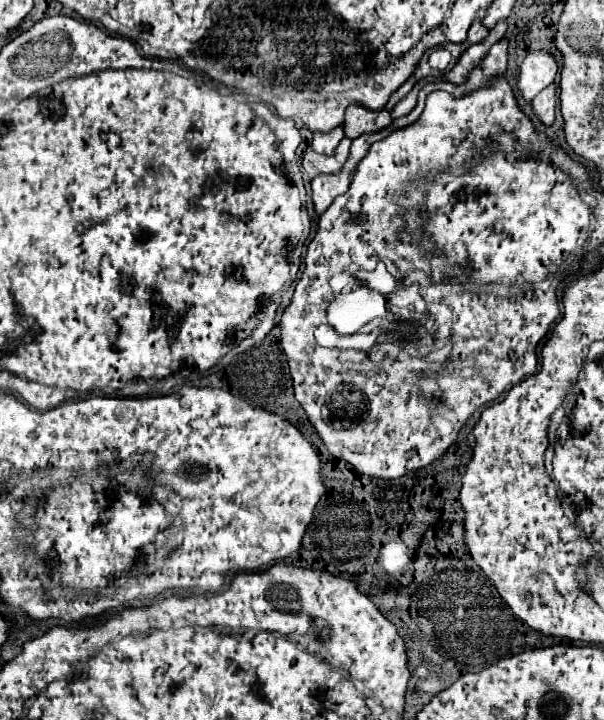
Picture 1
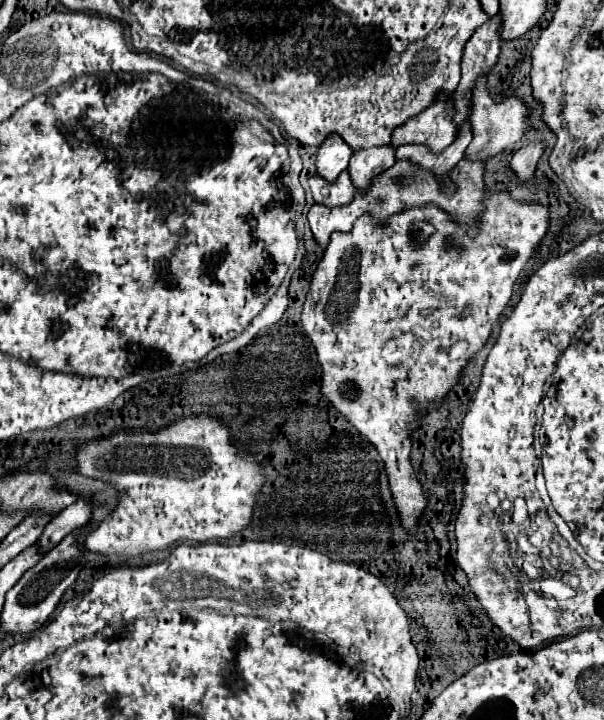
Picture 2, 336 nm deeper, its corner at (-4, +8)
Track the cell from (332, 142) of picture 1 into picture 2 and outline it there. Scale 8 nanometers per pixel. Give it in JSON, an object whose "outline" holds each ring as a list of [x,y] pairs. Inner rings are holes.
{"outline":[[[331,134],[317,150],[317,176],[325,178],[327,182],[337,180],[337,176],[349,166],[353,150],[345,144],[345,140],[337,134]]]}

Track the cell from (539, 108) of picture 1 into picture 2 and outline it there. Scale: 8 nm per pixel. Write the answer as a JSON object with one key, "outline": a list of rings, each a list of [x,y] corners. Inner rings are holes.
{"outline":[[[531,142],[527,146],[523,146],[521,150],[517,150],[513,154],[513,160],[511,160],[511,170],[515,172],[515,176],[519,178],[521,184],[533,180],[533,174],[535,174],[535,164],[537,160],[541,158],[543,154],[543,144],[541,142]]]}

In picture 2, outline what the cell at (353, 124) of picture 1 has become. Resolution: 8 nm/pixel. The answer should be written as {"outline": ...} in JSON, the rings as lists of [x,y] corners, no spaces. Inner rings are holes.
{"outline":[[[391,146],[381,148],[367,148],[353,154],[349,162],[349,176],[357,190],[367,190],[371,180],[381,172],[389,170],[395,164],[395,152]]]}

